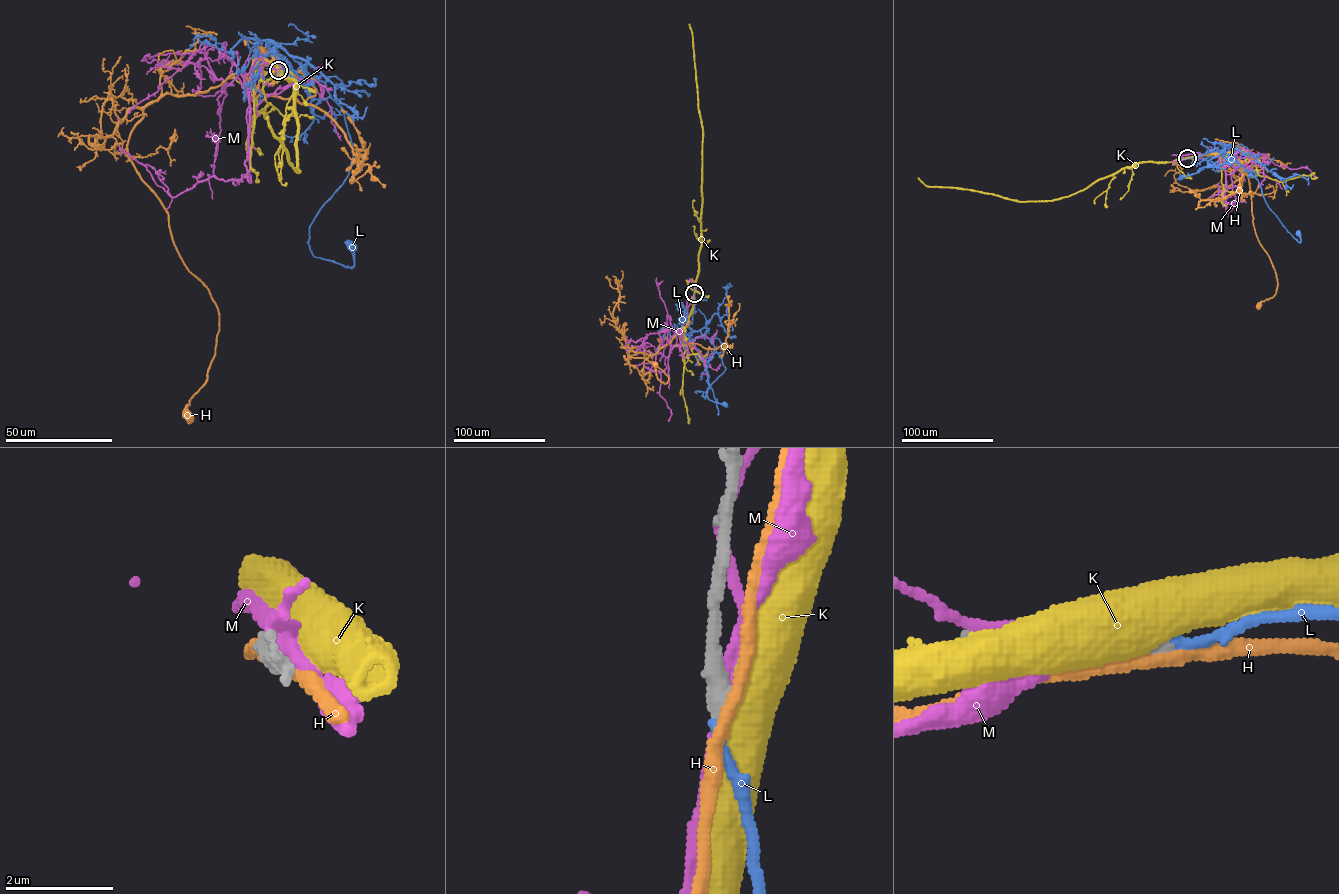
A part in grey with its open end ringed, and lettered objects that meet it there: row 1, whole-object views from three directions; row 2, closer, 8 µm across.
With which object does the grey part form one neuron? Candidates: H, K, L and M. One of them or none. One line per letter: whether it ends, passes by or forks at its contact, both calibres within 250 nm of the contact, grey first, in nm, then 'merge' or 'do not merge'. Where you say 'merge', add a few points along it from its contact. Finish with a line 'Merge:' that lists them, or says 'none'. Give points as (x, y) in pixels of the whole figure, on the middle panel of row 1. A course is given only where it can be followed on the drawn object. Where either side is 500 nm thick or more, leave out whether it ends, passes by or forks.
H: it passes by; 420 nm thick on the grey side, 240 nm on the other; do not merge
K: 440 nm thick on the grey side, 800 nm on the other; do not merge
L: it ends there; 400 nm thick on the grey side, 200 nm on the other; merge; it runs (694, 293), (696, 304), (688, 326), (709, 339), (726, 369), (707, 388), (707, 397), (725, 404)
M: it forks there; 440 nm thick on the grey side, 220 nm on the other; do not merge
Merge: L

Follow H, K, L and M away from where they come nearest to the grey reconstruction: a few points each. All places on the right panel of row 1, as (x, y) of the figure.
H: (1187, 158), (1214, 154), (1221, 169), (1228, 159), (1249, 169), (1253, 224), (1277, 282), (1276, 293), (1258, 306)
K: (1187, 158), (1134, 164), (1068, 196), (1052, 200), (1015, 201), (967, 189), (926, 186), (918, 178)
L: (1187, 158), (1225, 148), (1224, 152), (1231, 160), (1257, 180), (1270, 209), (1300, 242), (1298, 233)
M: (1187, 158), (1214, 152), (1223, 160), (1238, 148), (1251, 160), (1266, 156), (1280, 166), (1307, 167), (1315, 177)

